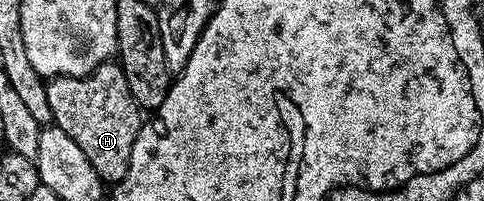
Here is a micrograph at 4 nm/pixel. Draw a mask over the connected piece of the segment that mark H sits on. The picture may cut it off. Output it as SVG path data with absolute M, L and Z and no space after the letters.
M120 62L99 65L83 77L58 75L48 80L45 88L55 126L63 129L63 133L83 149L101 180L109 185L118 183L131 165L131 149L143 122L142 108L137 106L135 97L131 97L131 89L127 89L127 77Z

